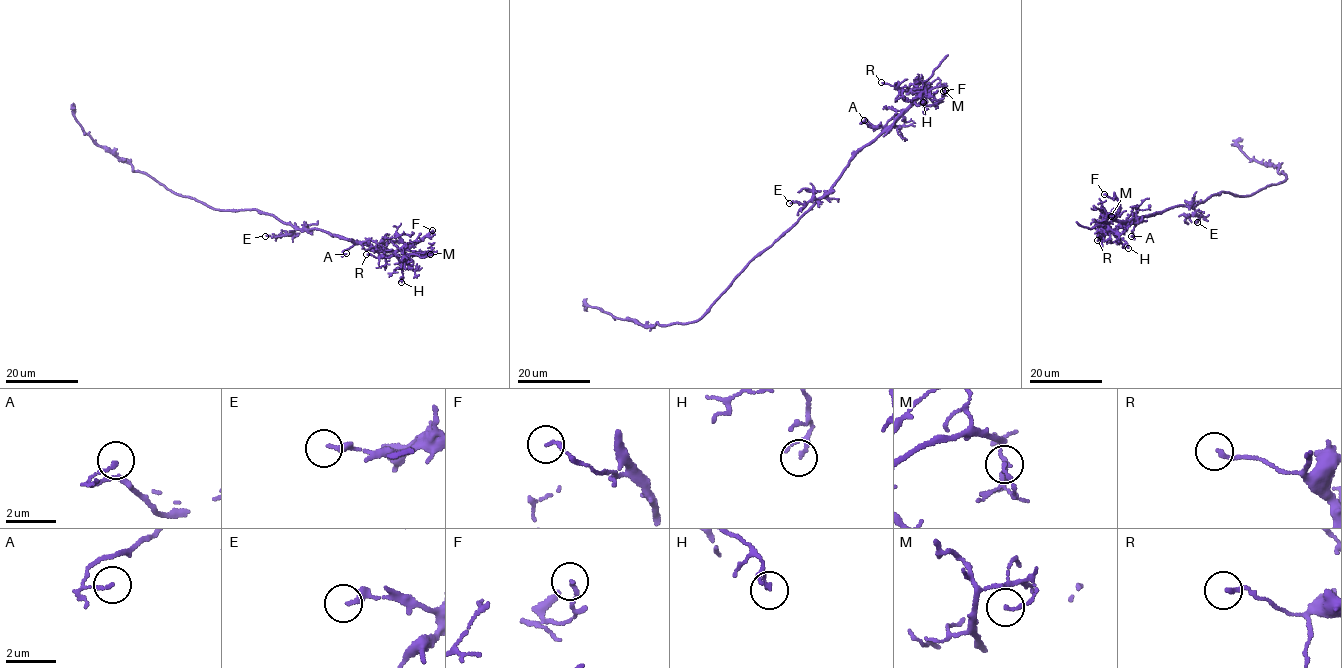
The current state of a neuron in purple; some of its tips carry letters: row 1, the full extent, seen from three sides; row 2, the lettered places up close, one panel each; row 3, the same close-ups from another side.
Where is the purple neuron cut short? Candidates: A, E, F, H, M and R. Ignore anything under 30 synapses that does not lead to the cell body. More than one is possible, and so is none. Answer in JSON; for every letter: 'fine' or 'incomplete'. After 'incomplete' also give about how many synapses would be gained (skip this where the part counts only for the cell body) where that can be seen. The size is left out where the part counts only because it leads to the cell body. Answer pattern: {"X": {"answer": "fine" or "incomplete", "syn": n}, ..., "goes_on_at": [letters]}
{"A": {"answer": "fine"}, "E": {"answer": "fine"}, "F": {"answer": "fine"}, "H": {"answer": "fine"}, "M": {"answer": "fine"}, "R": {"answer": "fine"}, "goes_on_at": []}

